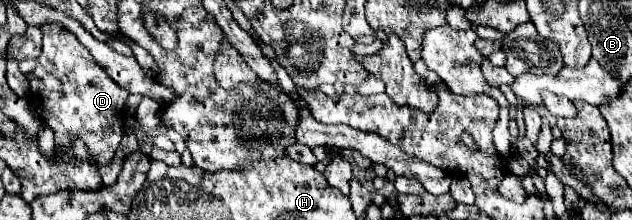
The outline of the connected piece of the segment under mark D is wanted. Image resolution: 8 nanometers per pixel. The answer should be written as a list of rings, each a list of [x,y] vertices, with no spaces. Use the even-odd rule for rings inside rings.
[[[56,22],[42,24],[42,54],[36,62],[36,68],[26,78],[34,106],[40,118],[54,130],[56,144],[66,146],[66,142],[82,138],[94,160],[100,166],[108,164],[124,136],[124,104],[128,92],[94,62],[70,30]]]

